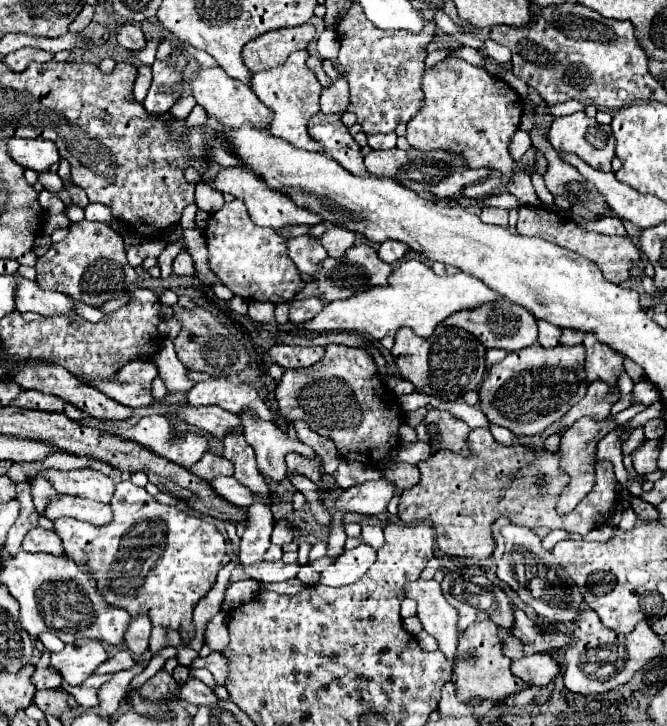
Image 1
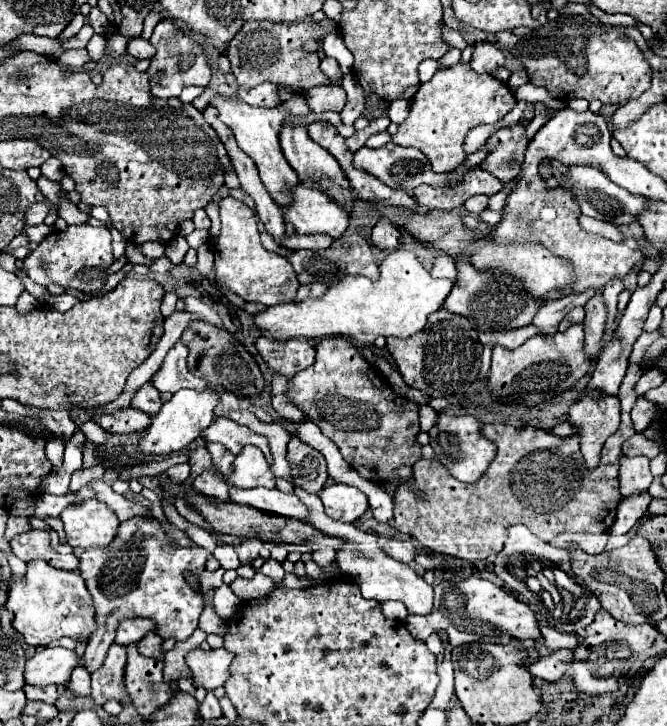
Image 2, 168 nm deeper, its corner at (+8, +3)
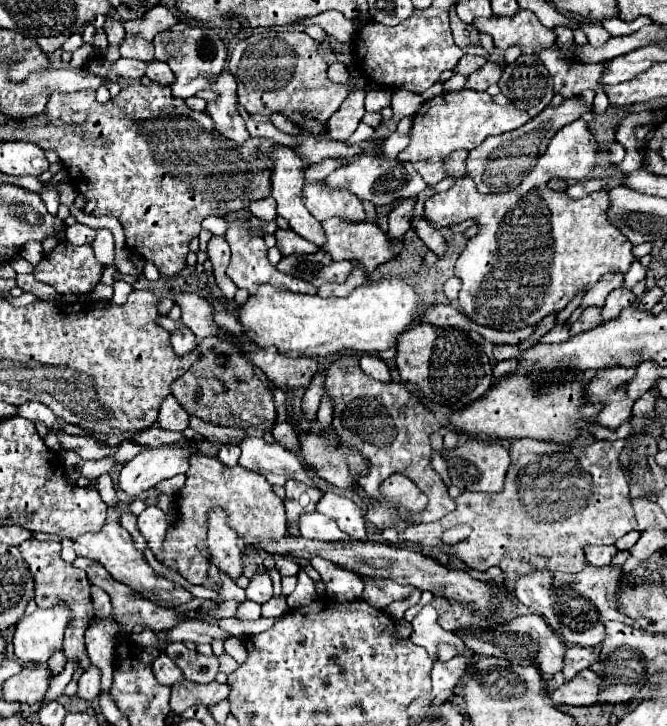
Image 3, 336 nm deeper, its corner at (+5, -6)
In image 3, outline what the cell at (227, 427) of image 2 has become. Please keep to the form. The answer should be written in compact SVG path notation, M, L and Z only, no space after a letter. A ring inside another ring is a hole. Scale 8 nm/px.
M247 436L239 442L241 458L239 464L247 470L259 470L271 484L283 486L289 478L315 486L315 482L307 476L303 464L277 442L267 444L259 436Z

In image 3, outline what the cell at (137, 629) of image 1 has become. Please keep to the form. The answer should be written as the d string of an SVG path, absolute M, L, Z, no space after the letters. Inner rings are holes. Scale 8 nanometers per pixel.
M159 654L153 664L151 664L151 670L155 674L155 678L159 680L159 684L165 684L165 686L173 686L175 682L181 682L183 680L183 672L175 666L175 662L167 656L167 654Z

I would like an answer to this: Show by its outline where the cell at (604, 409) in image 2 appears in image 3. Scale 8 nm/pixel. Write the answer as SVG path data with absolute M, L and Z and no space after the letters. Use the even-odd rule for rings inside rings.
M615 366L615 370L601 370L587 386L585 402L587 404L603 404L601 412L593 418L595 424L605 426L609 430L617 430L623 422L629 420L633 402L627 398L623 384L633 378L633 368Z

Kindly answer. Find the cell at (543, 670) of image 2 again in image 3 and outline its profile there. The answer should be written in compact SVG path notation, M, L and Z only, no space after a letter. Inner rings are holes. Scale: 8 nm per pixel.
M583 670L573 680L565 680L561 686L557 686L551 692L551 700L555 704L577 704L577 706L589 706L597 704L597 692L601 688L601 680L595 672Z

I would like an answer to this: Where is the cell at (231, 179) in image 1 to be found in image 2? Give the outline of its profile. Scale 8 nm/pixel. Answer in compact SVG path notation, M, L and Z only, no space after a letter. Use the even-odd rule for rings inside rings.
M298 185L292 191L294 203L282 207L284 221L292 223L302 235L328 235L338 239L348 229L350 215L340 209L328 195L314 187Z

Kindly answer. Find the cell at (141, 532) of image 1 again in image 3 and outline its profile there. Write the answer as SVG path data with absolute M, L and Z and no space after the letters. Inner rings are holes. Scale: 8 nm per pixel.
M89 666L83 676L79 678L79 690L77 696L81 696L83 700L93 700L97 698L101 692L101 672L97 666Z

